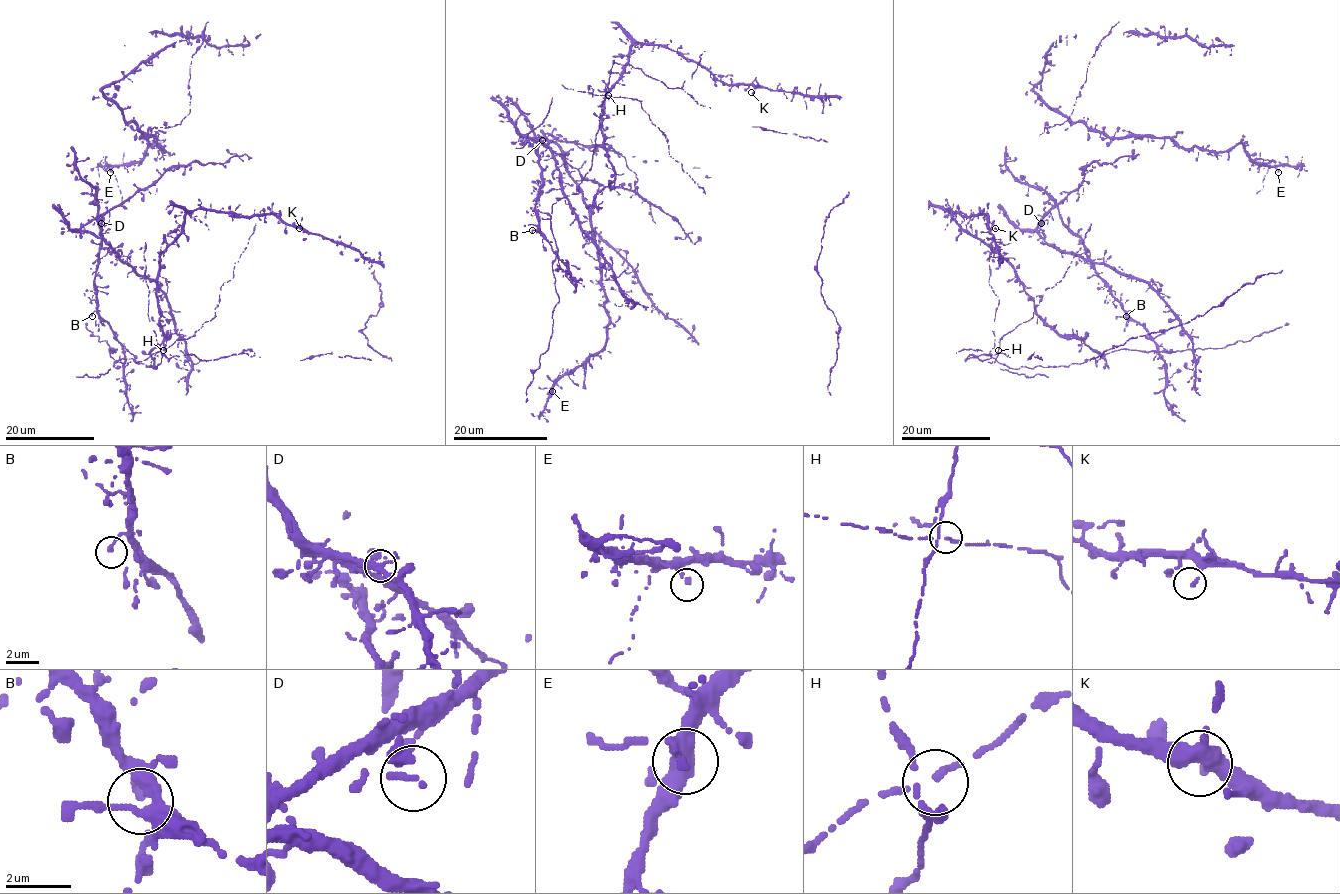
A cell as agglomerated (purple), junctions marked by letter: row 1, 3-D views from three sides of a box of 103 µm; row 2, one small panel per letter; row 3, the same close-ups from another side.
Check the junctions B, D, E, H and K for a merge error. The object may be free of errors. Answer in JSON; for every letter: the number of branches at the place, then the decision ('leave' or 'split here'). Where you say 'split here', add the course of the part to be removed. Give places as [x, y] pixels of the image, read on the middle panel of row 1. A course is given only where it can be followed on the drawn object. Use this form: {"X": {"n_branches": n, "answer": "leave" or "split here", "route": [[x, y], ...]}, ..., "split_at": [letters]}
{"B": {"n_branches": 1, "answer": "leave"}, "D": {"n_branches": 1, "answer": "leave"}, "E": {"n_branches": 1, "answer": "leave"}, "H": {"n_branches": 1, "answer": "leave"}, "K": {"n_branches": 1, "answer": "leave"}, "split_at": []}

